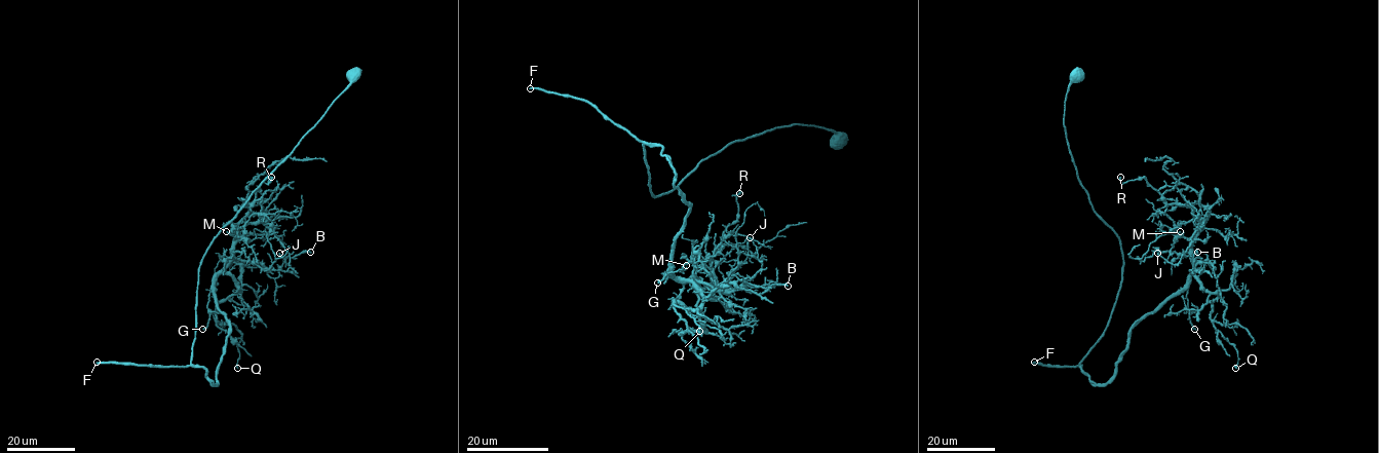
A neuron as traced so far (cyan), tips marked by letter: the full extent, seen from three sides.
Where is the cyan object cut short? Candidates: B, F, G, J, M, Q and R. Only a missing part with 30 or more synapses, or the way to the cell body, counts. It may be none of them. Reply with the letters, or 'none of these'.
F

